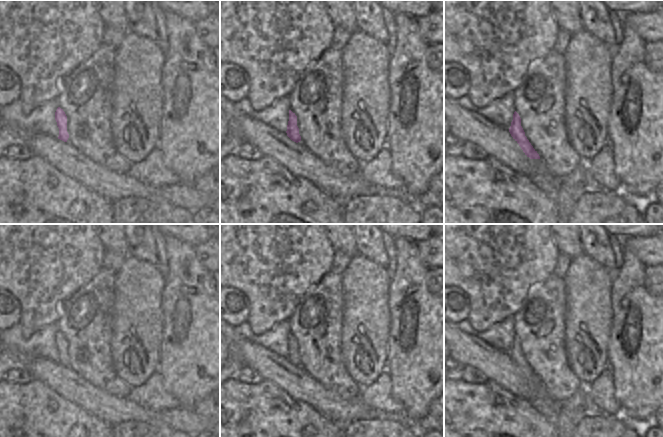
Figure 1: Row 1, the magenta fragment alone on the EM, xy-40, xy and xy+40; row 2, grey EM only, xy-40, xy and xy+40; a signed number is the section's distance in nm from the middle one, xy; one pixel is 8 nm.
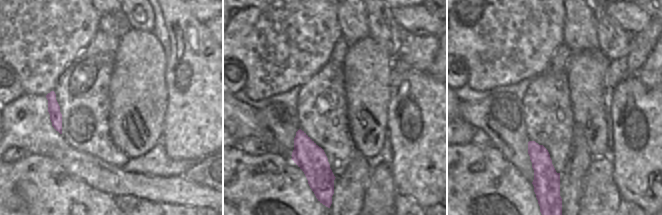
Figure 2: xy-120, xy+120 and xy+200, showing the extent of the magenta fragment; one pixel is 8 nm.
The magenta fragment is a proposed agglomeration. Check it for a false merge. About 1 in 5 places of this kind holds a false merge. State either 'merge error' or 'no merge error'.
no merge error

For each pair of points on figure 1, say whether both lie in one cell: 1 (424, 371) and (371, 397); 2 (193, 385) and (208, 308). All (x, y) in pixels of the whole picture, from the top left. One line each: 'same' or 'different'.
1: different
2: same

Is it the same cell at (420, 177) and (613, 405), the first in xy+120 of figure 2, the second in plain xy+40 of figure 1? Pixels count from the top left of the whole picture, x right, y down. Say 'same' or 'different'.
different

